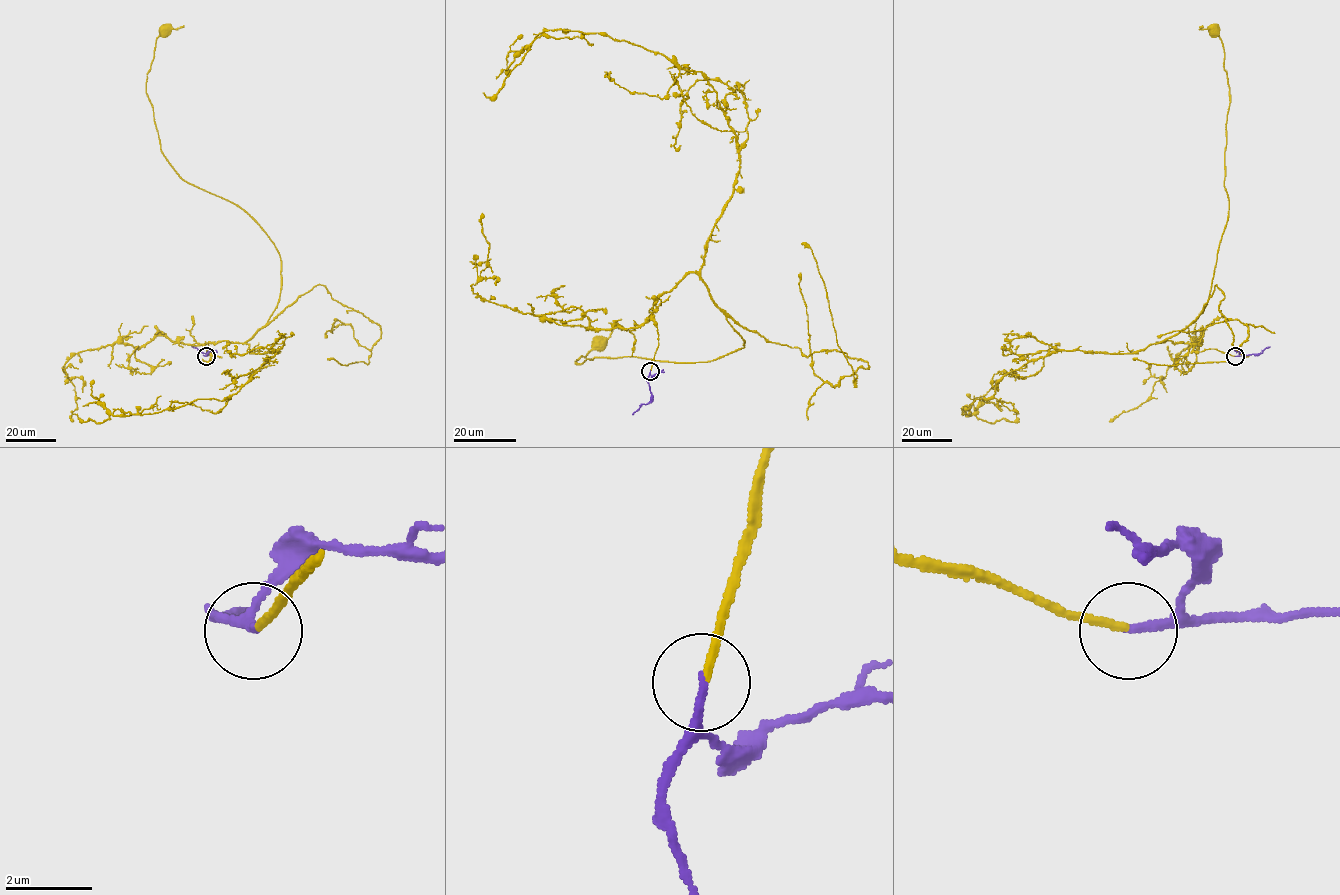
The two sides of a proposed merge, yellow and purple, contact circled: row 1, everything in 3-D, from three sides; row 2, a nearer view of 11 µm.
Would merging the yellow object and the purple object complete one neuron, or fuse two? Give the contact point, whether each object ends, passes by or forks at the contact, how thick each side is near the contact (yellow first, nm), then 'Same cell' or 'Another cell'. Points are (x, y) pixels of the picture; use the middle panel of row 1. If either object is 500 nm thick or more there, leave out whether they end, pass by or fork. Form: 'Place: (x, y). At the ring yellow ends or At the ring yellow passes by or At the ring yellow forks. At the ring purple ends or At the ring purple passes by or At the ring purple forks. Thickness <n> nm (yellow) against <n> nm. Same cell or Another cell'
Place: (650, 371). At the ring yellow ends. At the ring purple ends. Thickness 170 nm (yellow) against 180 nm. Same cell

